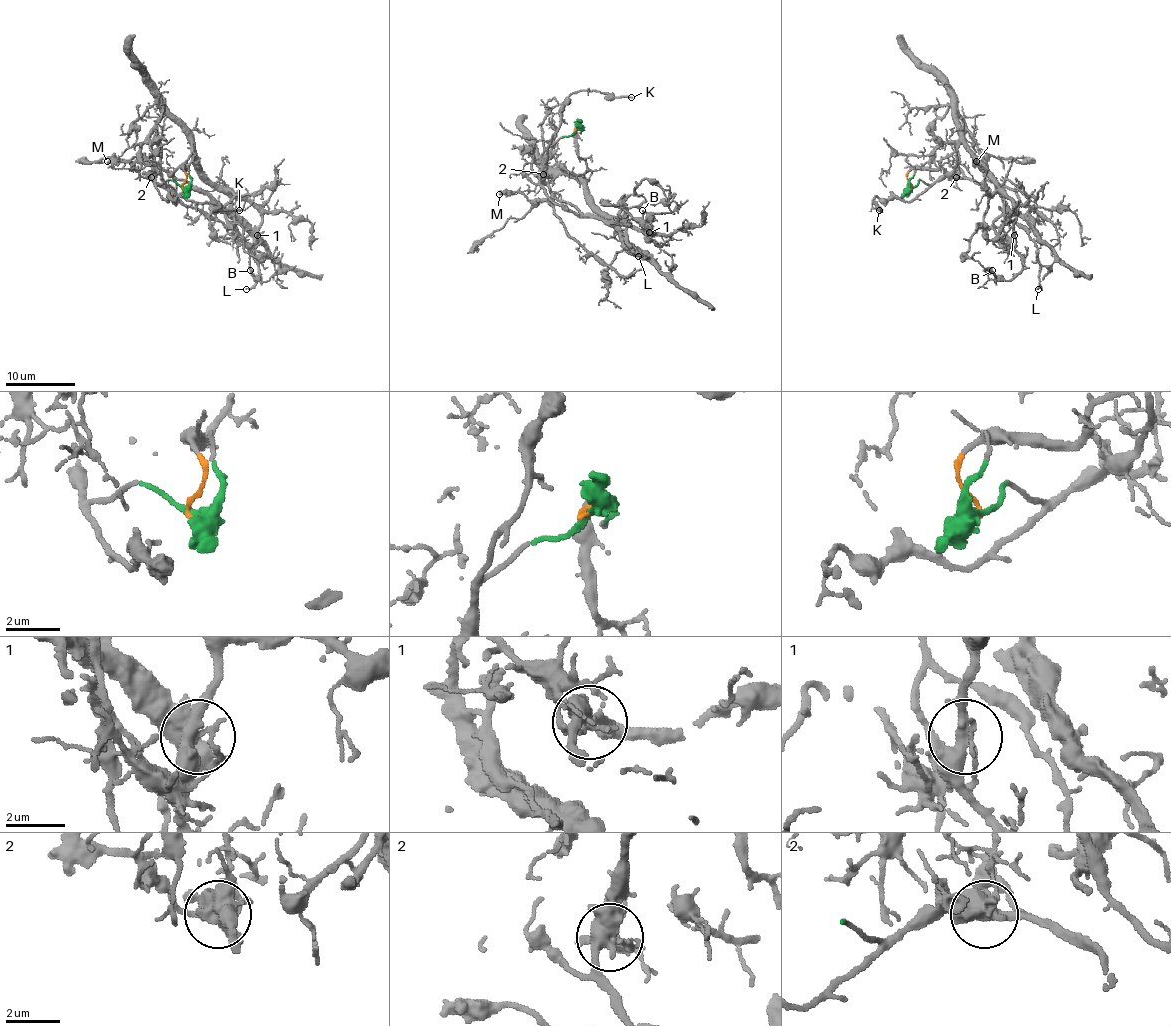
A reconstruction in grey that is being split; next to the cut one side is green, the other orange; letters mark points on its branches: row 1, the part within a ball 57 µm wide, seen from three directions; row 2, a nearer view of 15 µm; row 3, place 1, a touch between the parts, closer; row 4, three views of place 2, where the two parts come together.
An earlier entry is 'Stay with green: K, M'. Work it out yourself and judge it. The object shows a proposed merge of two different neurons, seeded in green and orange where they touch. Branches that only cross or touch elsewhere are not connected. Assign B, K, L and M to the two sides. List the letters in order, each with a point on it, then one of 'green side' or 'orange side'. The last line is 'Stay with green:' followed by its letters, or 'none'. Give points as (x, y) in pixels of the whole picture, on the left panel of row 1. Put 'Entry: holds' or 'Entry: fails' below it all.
B: at (250, 270); orange side
K: at (239, 210); green side
L: at (246, 289); orange side
M: at (107, 161); green side
Stay with green: K, M
Entry: holds

